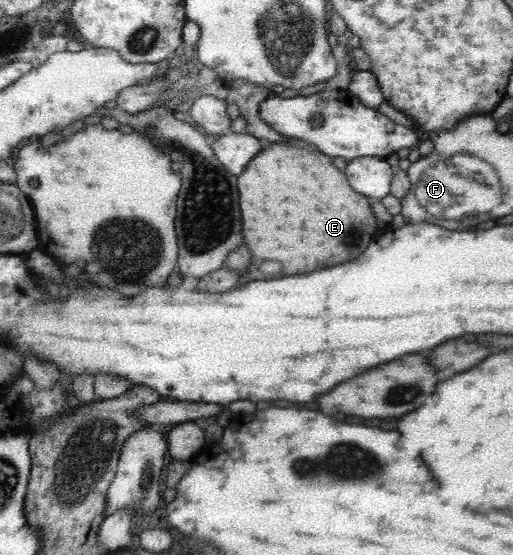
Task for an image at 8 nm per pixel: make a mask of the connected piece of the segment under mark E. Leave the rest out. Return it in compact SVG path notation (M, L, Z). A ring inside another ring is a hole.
M295 141L293 144L265 145L249 162L249 170L237 176L241 178L241 222L245 222L241 234L245 234L245 244L253 254L253 264L237 278L237 287L249 281L263 280L263 272L275 272L275 276L305 274L349 262L367 248L377 230L369 202L349 188L343 172L331 164L331 158L310 146Z

